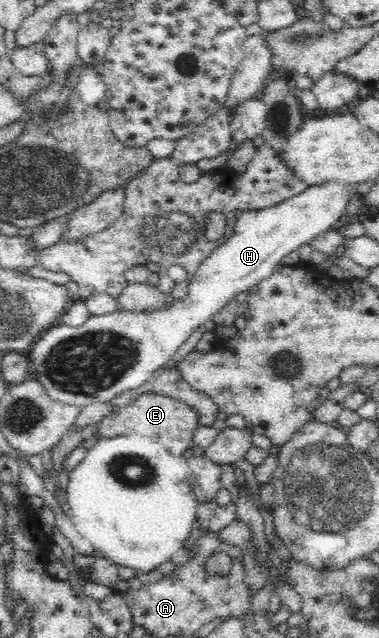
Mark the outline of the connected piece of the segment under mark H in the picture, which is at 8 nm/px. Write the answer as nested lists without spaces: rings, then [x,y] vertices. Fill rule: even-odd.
[[[329,182],[320,186],[308,186],[300,195],[294,195],[278,205],[265,207],[260,211],[238,211],[234,233],[226,243],[216,247],[202,260],[194,275],[188,279],[188,295],[184,299],[174,300],[167,303],[163,310],[153,312],[117,309],[111,314],[92,315],[80,327],[70,327],[58,322],[42,333],[27,352],[35,379],[42,384],[50,400],[60,405],[80,408],[96,403],[109,403],[120,393],[137,389],[168,363],[178,347],[184,345],[200,325],[219,313],[226,303],[236,299],[238,293],[245,293],[250,287],[272,275],[282,257],[309,243],[326,230],[333,229],[342,213],[346,212],[350,193],[358,193],[354,188],[357,185]]]

